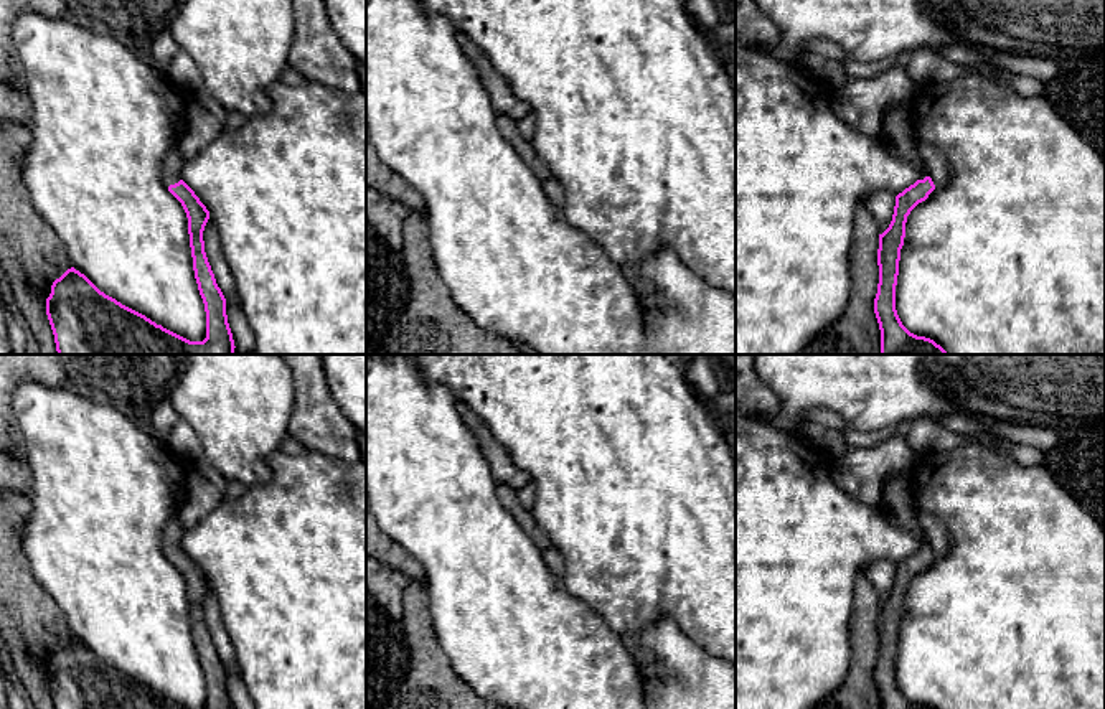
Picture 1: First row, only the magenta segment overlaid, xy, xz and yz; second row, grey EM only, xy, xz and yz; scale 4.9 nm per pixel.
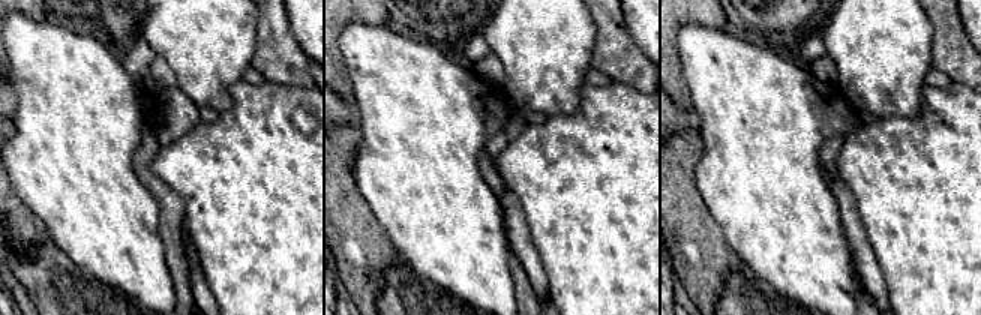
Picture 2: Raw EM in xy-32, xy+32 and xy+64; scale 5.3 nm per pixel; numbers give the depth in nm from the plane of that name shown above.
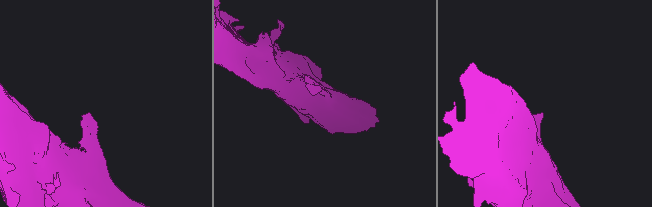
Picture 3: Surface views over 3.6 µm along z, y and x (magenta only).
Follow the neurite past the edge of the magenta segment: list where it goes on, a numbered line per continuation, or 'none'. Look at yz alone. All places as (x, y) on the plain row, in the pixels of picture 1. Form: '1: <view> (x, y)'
1: yz (899, 505)

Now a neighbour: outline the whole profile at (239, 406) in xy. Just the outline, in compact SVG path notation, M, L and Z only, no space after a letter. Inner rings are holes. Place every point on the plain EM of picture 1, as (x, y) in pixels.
M175 354L180 371L165 397L201 440L201 458L228 481L254 486L272 478L269 457L289 435L294 379L279 354Z

